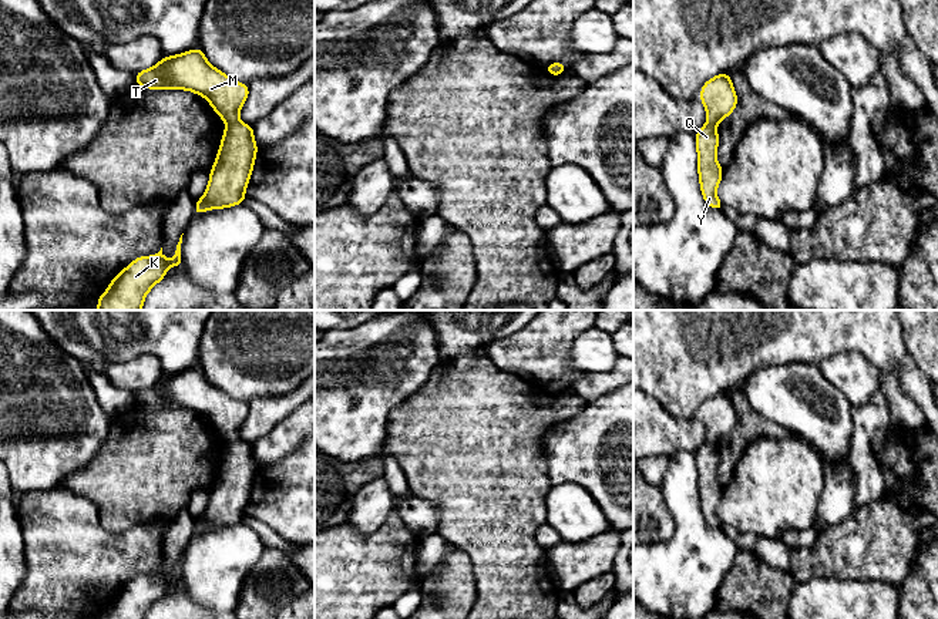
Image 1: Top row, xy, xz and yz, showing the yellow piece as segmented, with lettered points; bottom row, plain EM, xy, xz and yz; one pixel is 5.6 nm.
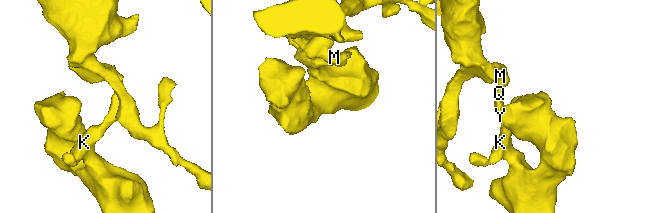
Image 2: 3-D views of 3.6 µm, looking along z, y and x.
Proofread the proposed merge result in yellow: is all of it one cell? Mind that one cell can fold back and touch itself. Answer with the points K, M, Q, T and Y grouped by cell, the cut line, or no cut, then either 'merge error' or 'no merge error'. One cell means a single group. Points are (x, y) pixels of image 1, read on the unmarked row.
K Q Y / M T | xy (239, 440), (227, 444) | merge error

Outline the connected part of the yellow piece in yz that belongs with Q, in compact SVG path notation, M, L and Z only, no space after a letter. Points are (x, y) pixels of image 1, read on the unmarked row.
M706 441L695 455L702 514L710 527L722 529L723 524L716 514L723 492L723 487L716 478L716 470L719 465L716 444Z

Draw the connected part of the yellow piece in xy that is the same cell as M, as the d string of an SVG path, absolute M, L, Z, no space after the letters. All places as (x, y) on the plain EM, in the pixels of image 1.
M201 367L189 369L178 374L164 376L158 383L135 393L137 404L149 408L188 408L206 417L226 444L238 443L239 430L249 414L249 406L232 398L218 387L212 386Z

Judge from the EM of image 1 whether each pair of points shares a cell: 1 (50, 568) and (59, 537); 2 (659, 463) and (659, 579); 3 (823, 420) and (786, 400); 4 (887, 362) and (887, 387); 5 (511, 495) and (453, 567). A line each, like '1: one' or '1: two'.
1: one
2: two
3: one
4: two
5: two

